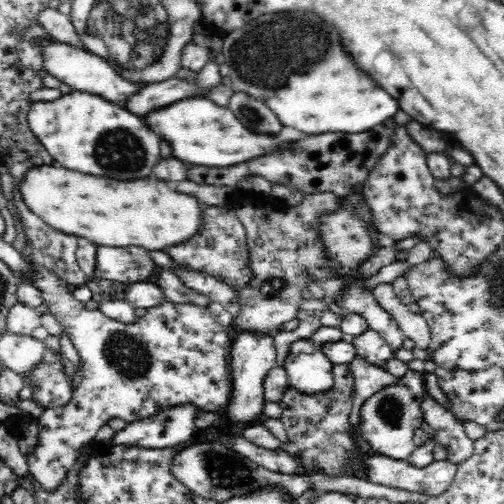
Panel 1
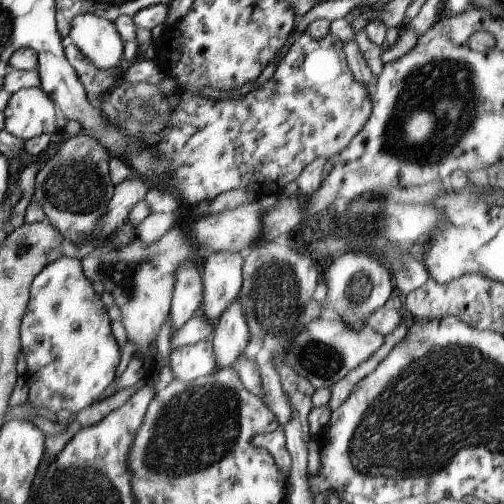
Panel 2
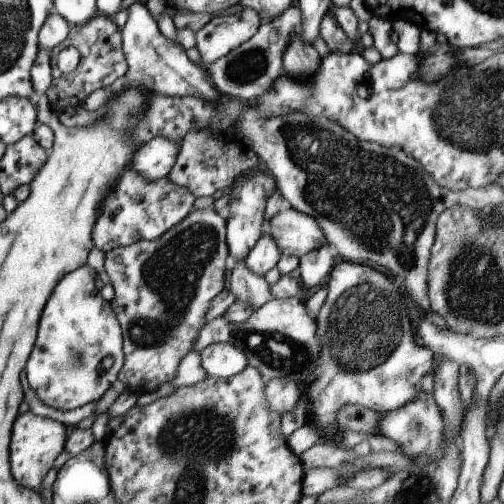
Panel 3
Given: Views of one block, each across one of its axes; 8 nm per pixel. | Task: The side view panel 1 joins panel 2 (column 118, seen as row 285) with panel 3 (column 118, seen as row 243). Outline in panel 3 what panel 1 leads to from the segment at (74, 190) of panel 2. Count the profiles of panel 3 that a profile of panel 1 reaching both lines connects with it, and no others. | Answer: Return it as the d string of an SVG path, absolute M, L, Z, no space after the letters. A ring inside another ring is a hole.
M125 170L115 190L111 190L111 194L103 200L103 208L91 232L93 244L105 254L113 248L129 246L139 240L153 242L173 226L181 224L193 212L193 206L195 194L191 194L187 188L173 184L169 176L163 176L159 180L147 180L135 170Z

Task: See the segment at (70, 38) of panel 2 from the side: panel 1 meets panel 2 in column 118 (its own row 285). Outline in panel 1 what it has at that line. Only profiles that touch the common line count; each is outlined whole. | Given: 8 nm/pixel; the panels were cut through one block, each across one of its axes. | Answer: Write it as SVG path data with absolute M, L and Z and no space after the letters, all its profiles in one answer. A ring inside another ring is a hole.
M32 262L30 270L22 270L22 274L34 280L34 286L44 296L44 306L50 306L50 314L56 316L56 322L62 324L62 330L68 332L72 344L76 346L80 360L84 382L74 390L74 398L58 410L44 410L38 418L38 448L28 456L30 474L42 484L44 490L54 492L60 488L62 480L68 474L74 474L76 460L82 454L80 450L88 444L96 442L96 434L100 428L114 418L130 422L150 420L158 416L158 412L166 412L168 408L178 408L180 404L192 404L200 412L220 412L222 406L228 406L232 400L232 370L230 370L230 350L232 350L232 328L220 326L218 320L210 314L208 308L200 308L196 304L160 304L150 308L146 316L138 318L134 324L126 324L114 318L104 316L100 310L86 310L84 302L74 300L72 286L62 282L54 272L44 266Z

